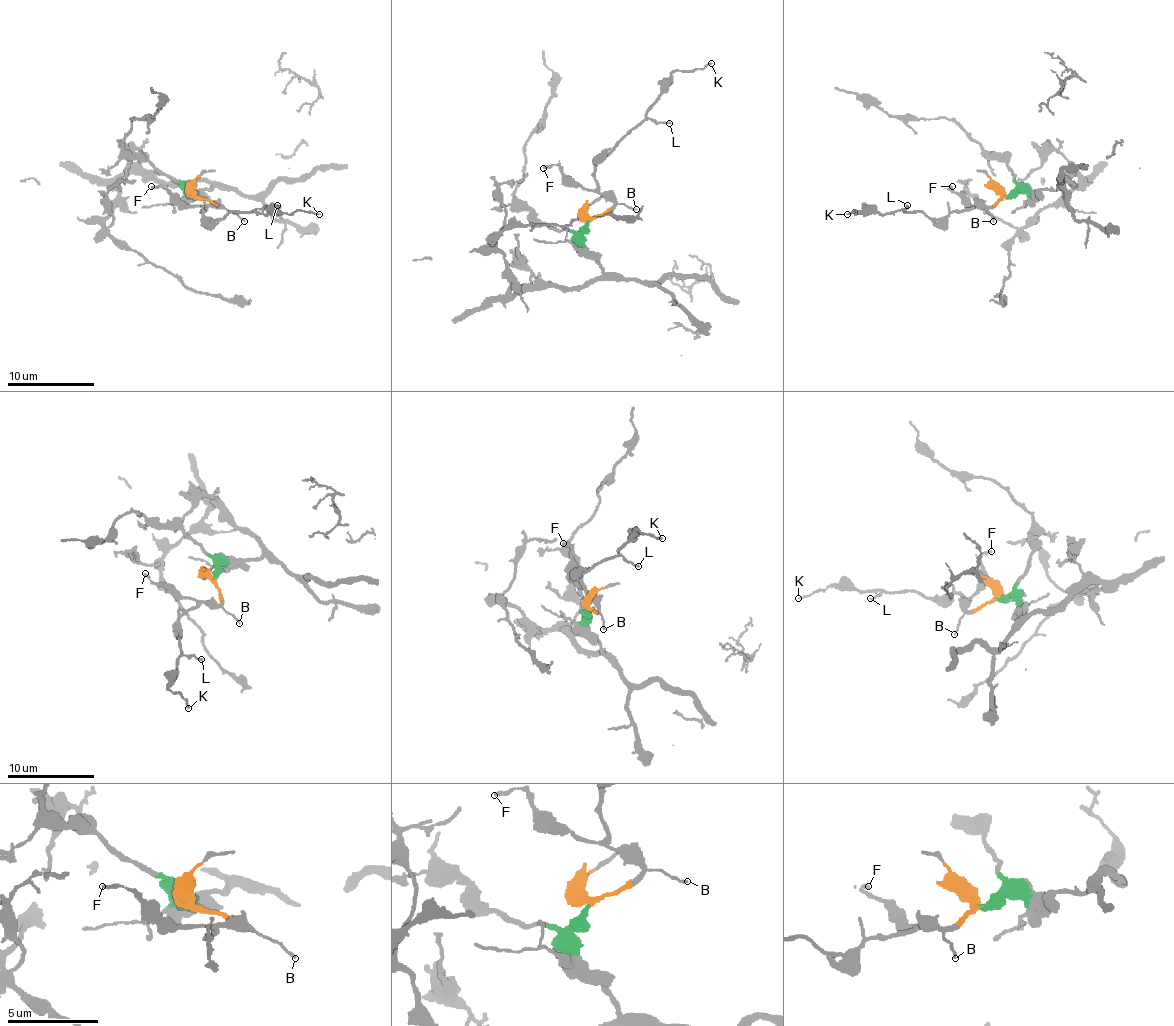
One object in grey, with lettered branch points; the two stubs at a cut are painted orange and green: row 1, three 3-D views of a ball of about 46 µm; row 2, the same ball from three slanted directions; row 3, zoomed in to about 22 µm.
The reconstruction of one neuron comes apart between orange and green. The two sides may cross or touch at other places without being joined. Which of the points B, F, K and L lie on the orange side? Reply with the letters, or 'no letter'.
B, F, K, L

